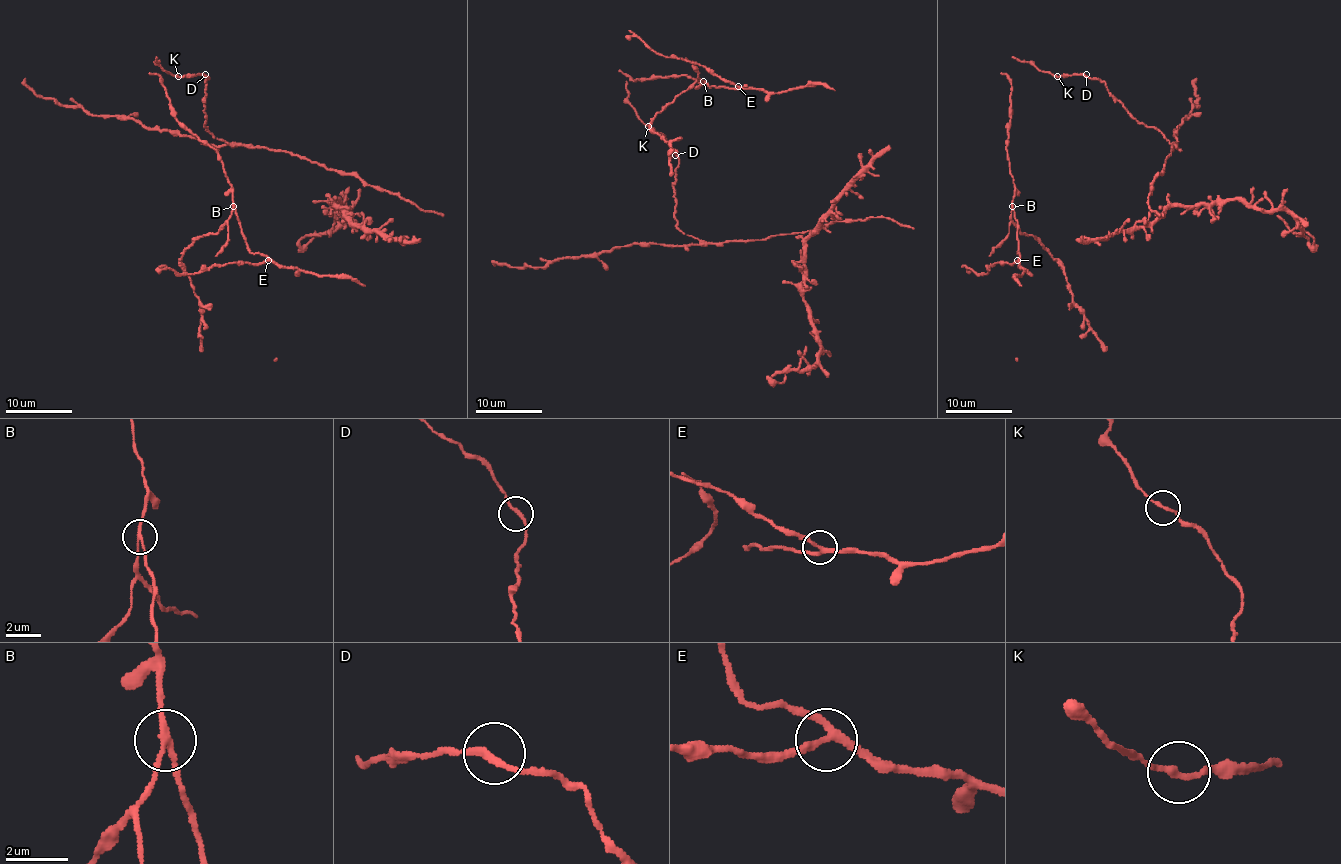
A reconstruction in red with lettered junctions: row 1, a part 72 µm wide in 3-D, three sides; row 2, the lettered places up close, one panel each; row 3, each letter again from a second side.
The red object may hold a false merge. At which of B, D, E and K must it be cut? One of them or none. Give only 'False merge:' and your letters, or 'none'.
False merge: B

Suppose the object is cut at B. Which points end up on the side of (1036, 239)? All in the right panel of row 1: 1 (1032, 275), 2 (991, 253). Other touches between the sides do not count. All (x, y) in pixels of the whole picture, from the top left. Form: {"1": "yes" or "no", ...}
{"1": "no", "2": "yes"}

